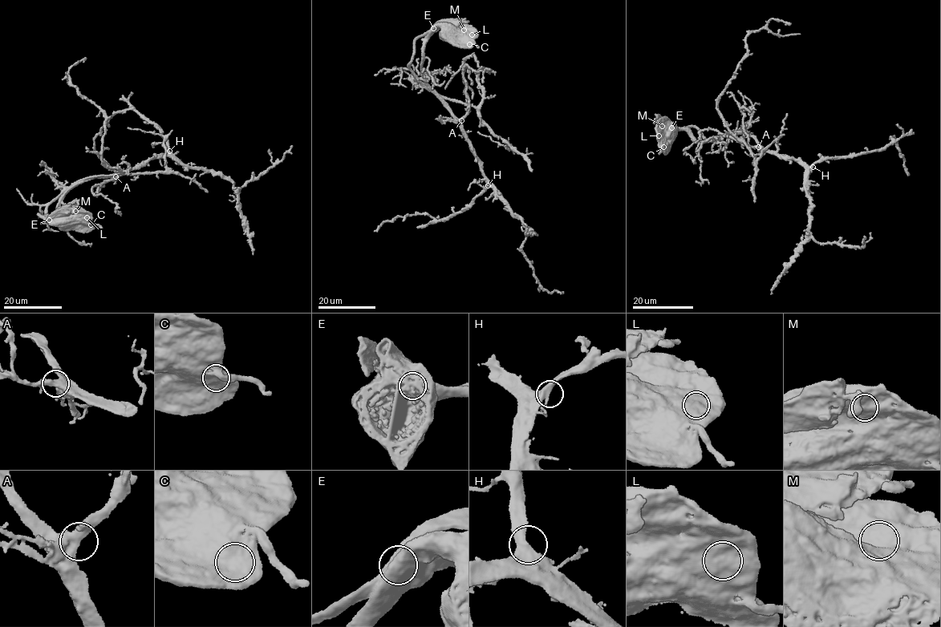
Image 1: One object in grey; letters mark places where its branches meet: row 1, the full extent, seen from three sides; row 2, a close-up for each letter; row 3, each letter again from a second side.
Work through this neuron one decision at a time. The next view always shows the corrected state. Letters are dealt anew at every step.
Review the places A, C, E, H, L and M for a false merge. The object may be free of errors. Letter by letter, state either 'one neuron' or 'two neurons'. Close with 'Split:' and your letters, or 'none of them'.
A: one neuron
C: one neuron
E: two neurons
H: one neuron
L: one neuron
M: one neuron
Split: E

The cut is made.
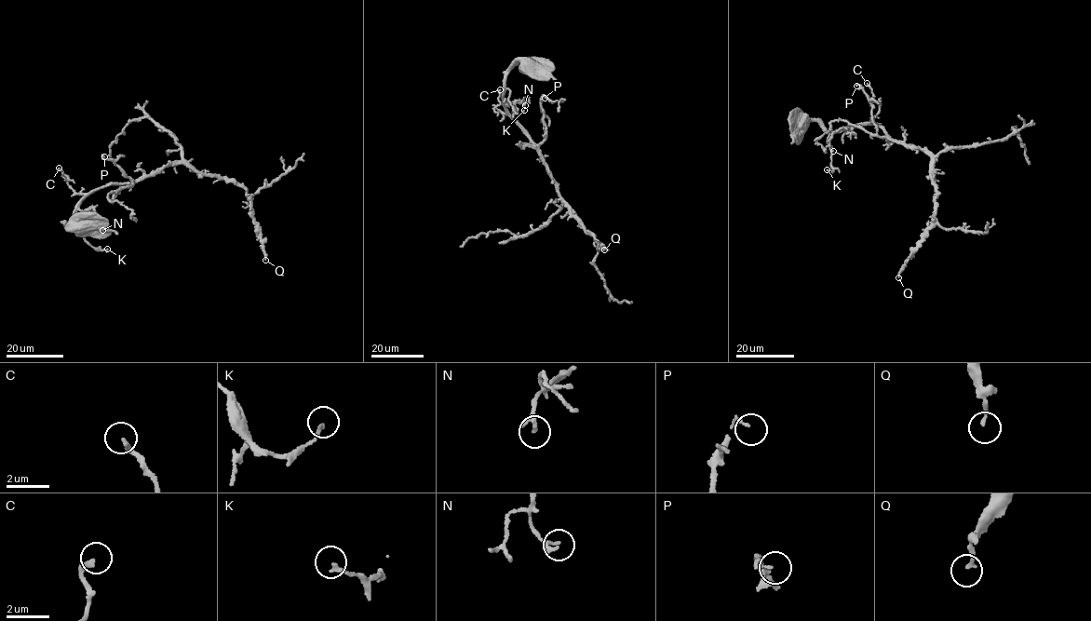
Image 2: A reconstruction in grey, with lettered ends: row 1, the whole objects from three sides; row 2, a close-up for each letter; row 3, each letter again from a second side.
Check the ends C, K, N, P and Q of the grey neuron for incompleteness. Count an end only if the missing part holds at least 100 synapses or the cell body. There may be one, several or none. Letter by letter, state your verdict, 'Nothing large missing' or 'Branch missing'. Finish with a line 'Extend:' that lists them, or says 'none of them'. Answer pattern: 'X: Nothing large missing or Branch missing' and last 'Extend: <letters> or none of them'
C: Nothing large missing
K: Nothing large missing
N: Nothing large missing
P: Nothing large missing
Q: Nothing large missing
Extend: none of them

